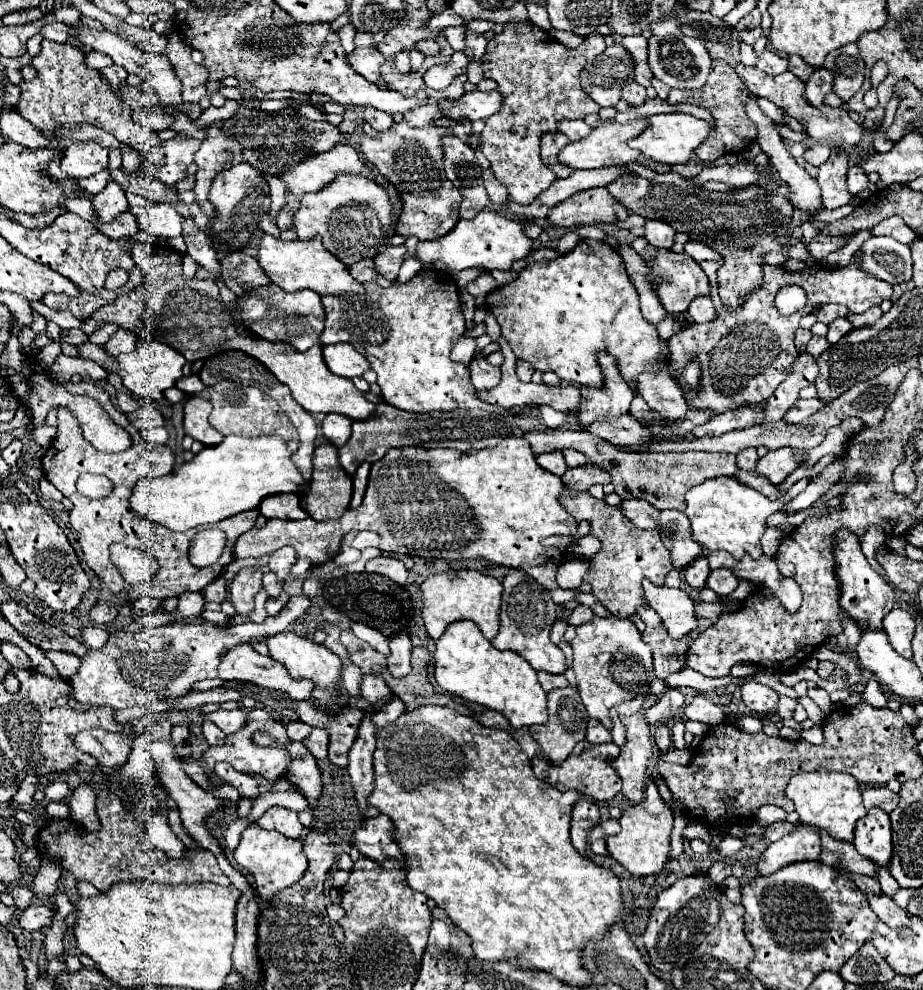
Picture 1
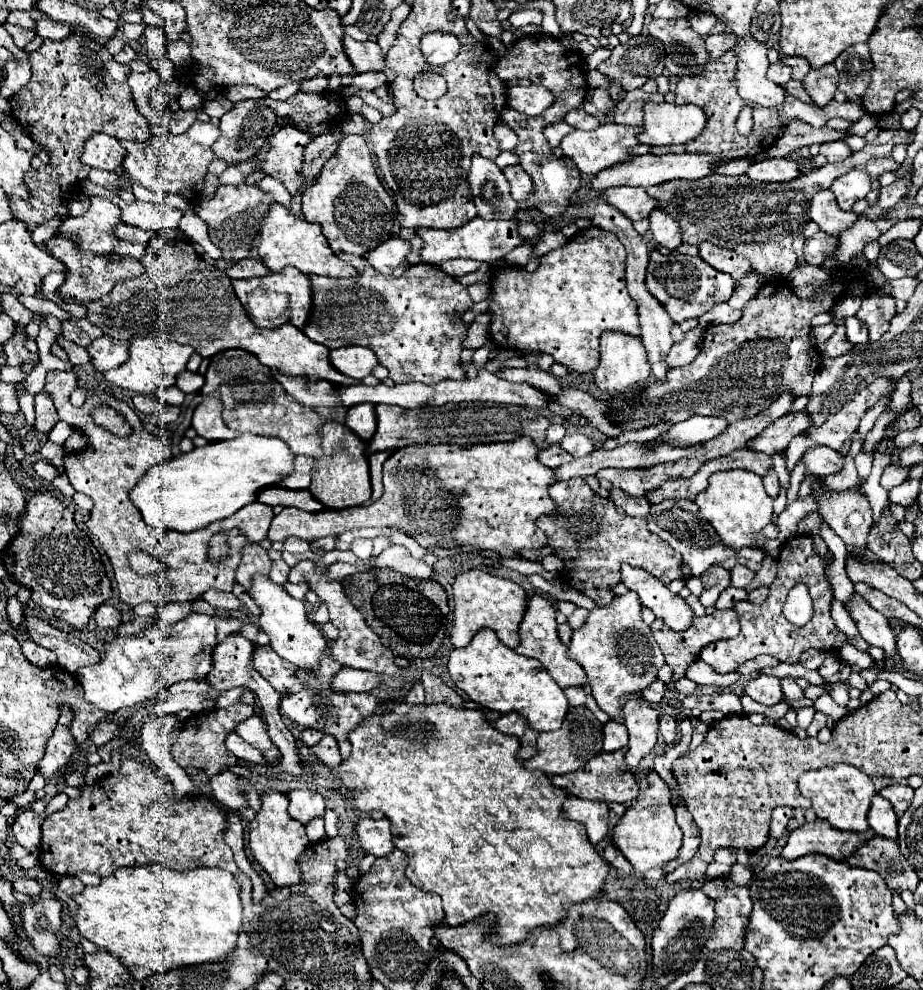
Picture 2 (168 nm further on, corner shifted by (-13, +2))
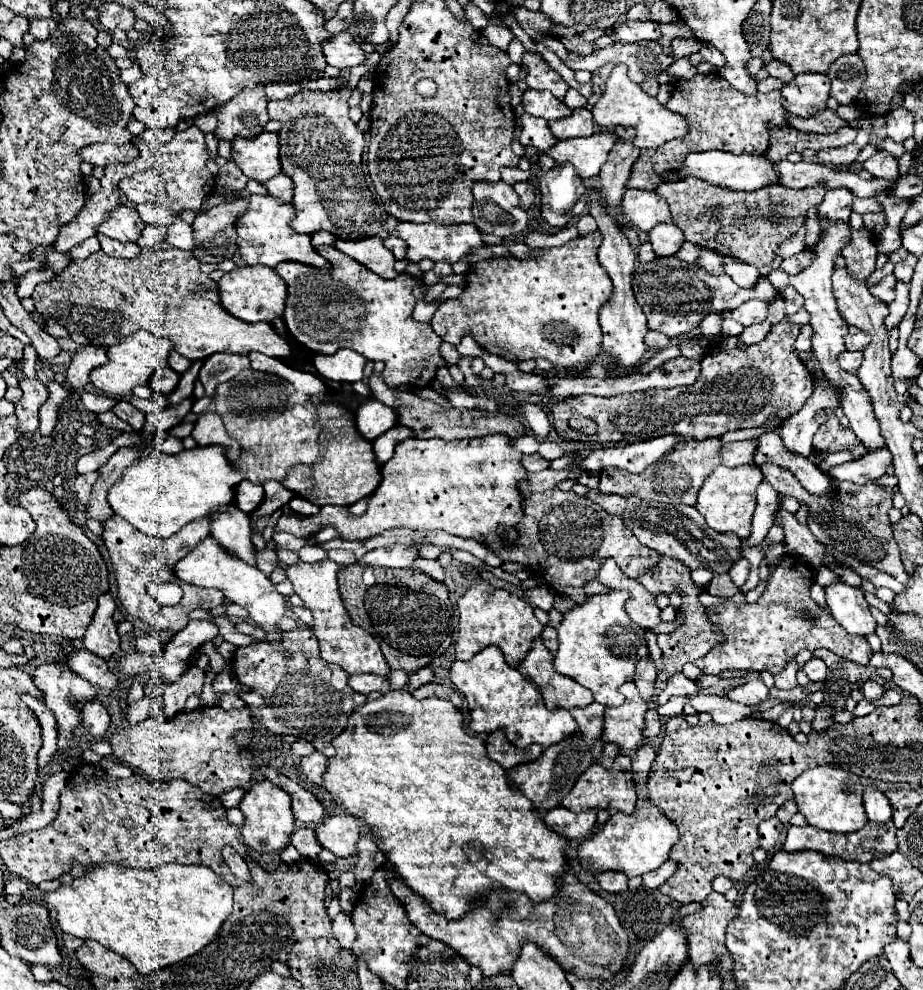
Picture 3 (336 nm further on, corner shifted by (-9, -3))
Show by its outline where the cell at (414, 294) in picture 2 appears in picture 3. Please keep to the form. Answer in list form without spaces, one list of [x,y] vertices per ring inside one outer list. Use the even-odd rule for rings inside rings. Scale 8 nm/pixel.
[[[321,246],[319,254],[331,262],[331,268],[309,268],[299,262],[285,262],[275,268],[275,272],[287,282],[289,296],[287,296],[287,306],[285,306],[285,324],[289,334],[305,348],[317,354],[335,354],[341,348],[355,350],[363,354],[367,360],[383,362],[383,380],[391,388],[399,386],[409,386],[409,388],[425,388],[431,386],[431,382],[437,376],[439,368],[449,368],[445,358],[439,352],[441,346],[441,336],[437,336],[431,328],[431,324],[417,322],[413,320],[413,306],[417,304],[417,296],[425,300],[429,286],[425,286],[419,278],[413,278],[409,274],[399,274],[393,280],[385,280],[377,274],[373,274],[369,268],[363,264],[355,262],[353,258],[345,256],[337,248],[331,246]]]

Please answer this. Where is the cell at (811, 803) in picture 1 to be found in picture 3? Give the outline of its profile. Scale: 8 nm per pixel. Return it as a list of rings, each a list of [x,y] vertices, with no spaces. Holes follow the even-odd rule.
[[[817,766],[797,776],[791,784],[791,790],[795,794],[799,812],[811,826],[819,830],[849,834],[861,830],[867,824],[867,814],[863,808],[863,784],[859,782],[859,776],[851,772],[833,766]]]

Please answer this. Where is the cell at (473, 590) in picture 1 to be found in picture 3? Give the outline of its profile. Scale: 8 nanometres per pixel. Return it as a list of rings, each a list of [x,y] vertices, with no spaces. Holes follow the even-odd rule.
[[[487,584],[471,586],[459,598],[459,640],[455,642],[455,658],[457,660],[471,660],[481,648],[495,644],[503,650],[505,660],[509,666],[517,666],[531,648],[535,636],[541,634],[543,626],[533,614],[533,608],[515,594],[507,590],[499,590]]]

